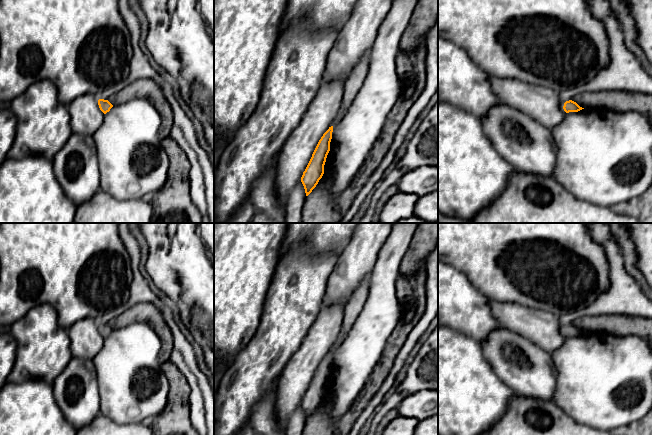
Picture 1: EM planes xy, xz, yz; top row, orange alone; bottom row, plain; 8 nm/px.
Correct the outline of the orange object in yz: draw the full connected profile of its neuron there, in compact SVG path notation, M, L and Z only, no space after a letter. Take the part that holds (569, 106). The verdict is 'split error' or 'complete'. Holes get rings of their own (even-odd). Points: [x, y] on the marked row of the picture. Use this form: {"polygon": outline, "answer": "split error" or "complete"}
{"polygon": "M562 100L560 102L560 109L566 113L569 113L569 112L578 112L584 108L580 107L576 102L572 100L569 101Z", "answer": "split error"}

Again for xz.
{"polygon": "M370 50L363 54L358 64L353 68L349 76L346 78L342 106L332 125L319 140L312 157L305 171L303 172L301 182L304 186L306 196L312 192L324 174L324 165L327 155L330 151L333 128L344 117L351 101L355 98L356 94L360 90L367 75L369 57Z", "answer": "split error"}

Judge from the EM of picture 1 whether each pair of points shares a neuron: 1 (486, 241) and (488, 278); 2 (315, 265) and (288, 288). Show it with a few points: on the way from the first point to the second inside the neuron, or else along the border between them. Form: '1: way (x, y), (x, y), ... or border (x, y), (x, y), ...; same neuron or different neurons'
1: way (488, 250), (488, 269); same neuron
2: way (308, 272), (295, 285); same neuron

